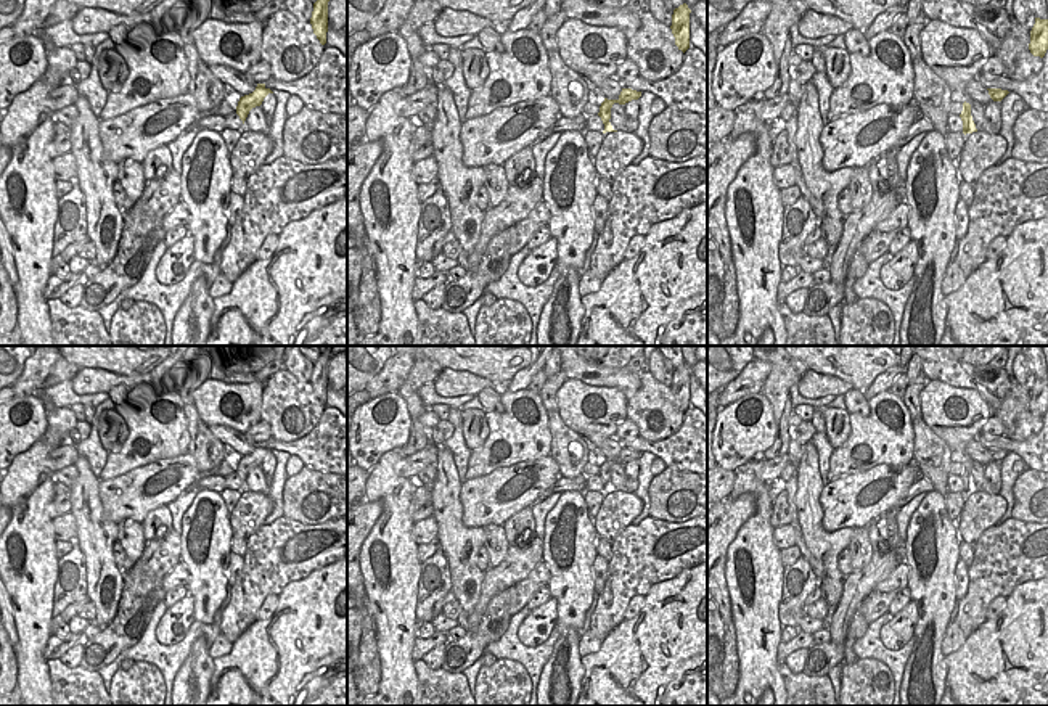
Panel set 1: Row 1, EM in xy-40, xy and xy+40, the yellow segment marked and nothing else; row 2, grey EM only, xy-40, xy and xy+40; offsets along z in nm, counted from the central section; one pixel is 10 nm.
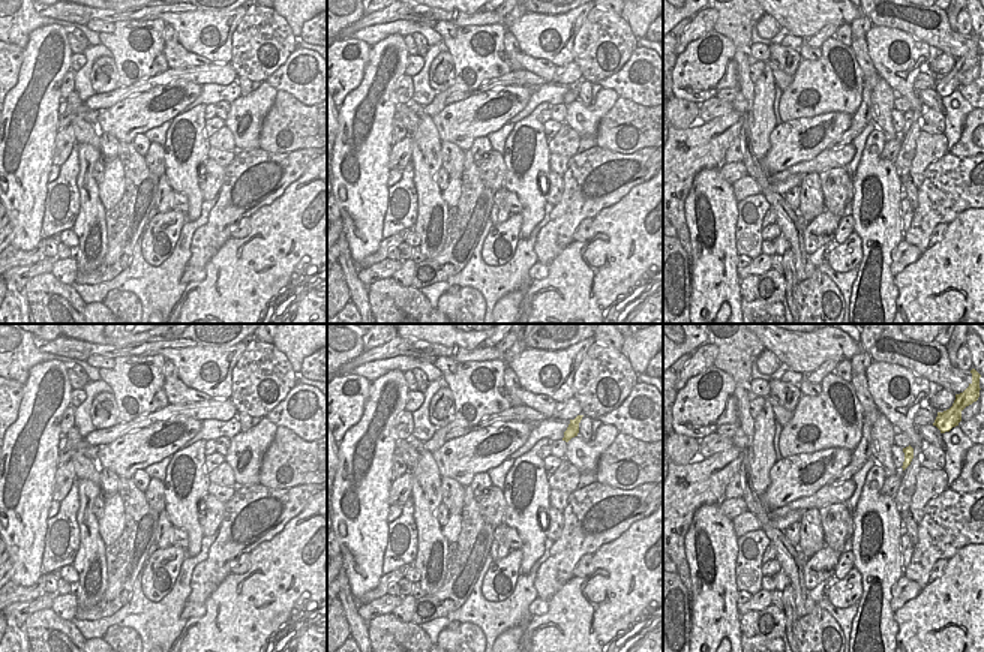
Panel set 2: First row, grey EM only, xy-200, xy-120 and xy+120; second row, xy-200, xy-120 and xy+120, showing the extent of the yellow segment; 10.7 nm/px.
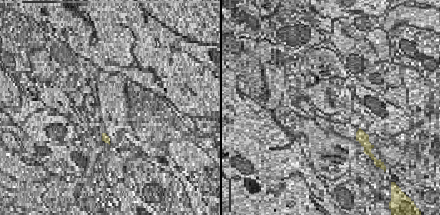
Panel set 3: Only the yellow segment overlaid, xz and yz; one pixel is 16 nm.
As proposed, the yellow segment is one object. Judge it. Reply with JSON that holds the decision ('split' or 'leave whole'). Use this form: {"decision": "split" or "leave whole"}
{"decision": "leave whole"}

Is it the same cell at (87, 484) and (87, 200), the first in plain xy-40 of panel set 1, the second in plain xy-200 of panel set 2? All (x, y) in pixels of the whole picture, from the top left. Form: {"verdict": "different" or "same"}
{"verdict": "same"}

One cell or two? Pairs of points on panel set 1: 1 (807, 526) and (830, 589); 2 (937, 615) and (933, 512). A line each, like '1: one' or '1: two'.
1: one
2: one

